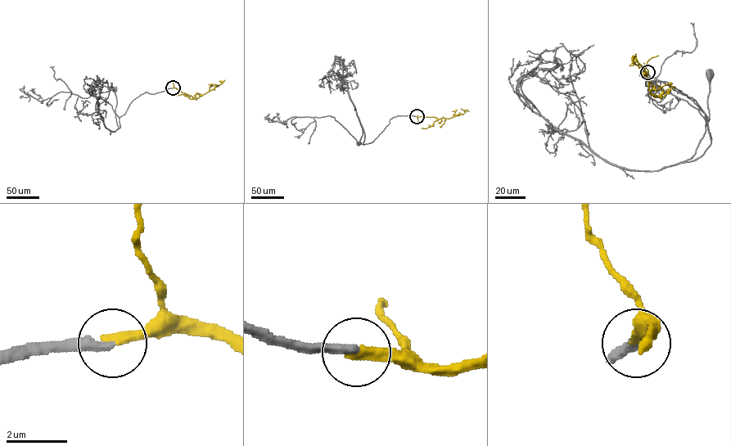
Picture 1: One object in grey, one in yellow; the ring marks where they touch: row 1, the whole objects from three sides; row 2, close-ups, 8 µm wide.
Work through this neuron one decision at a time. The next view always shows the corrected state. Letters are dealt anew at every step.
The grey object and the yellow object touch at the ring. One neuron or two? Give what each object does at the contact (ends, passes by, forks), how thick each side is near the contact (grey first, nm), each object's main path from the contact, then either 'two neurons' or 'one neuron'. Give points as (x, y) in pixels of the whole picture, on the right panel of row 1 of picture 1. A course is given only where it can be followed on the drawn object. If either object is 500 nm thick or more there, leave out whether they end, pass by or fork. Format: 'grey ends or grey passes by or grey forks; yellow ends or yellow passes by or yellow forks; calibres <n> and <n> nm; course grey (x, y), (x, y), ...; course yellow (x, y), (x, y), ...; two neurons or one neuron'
grey ends; yellow ends; calibres 280 and 320 nm; course grey (647, 72), (645, 85), (680, 90), (706, 119), (711, 144), (673, 165), (703, 137), (710, 74); course yellow (647, 72), (648, 88), (653, 95), (650, 93), (652, 84), (645, 69), (636, 61), (629, 65); one neuron

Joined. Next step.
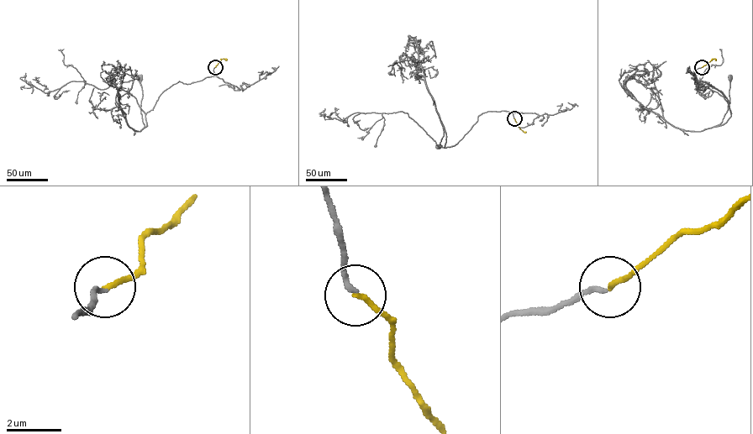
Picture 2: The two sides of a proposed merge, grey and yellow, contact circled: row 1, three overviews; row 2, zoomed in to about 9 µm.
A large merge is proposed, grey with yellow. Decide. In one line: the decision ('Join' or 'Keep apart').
Join

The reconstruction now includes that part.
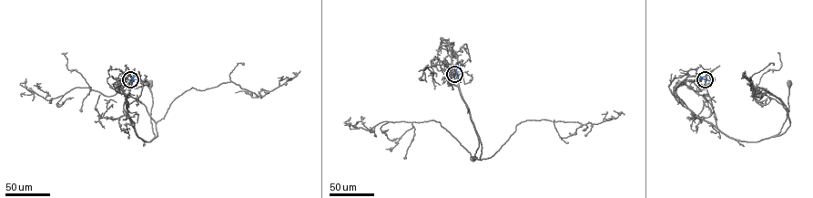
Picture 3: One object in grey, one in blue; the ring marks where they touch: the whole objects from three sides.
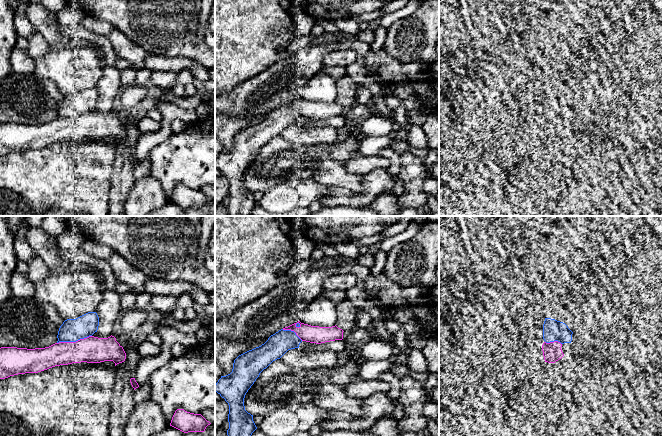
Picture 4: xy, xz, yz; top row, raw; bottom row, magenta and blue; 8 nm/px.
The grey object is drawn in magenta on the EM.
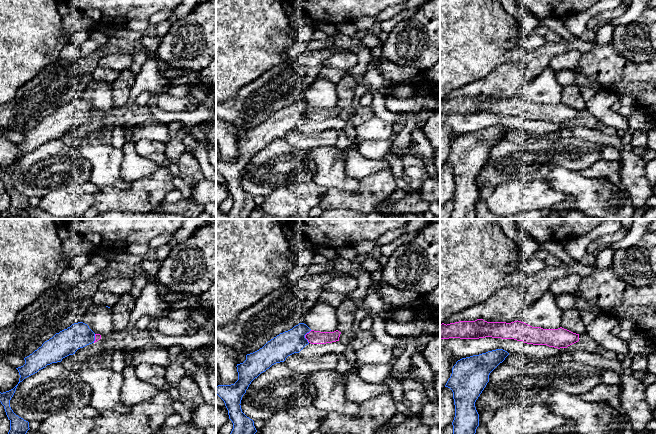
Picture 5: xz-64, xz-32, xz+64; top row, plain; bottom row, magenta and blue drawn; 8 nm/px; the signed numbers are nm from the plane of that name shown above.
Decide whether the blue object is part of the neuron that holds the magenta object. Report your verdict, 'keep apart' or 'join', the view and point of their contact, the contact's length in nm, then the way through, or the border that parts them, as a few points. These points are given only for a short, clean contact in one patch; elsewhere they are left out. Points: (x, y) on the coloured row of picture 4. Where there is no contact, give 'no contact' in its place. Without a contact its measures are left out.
keep apart; contact xy (74, 342); length 280 nm

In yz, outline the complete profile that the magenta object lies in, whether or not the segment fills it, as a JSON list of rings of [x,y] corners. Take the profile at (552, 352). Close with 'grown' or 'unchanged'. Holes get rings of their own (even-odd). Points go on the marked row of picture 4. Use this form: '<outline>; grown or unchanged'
[[[558,341],[550,343],[544,342],[542,345],[542,351],[545,362],[555,363],[561,359],[564,356],[561,347],[562,344]]]; unchanged

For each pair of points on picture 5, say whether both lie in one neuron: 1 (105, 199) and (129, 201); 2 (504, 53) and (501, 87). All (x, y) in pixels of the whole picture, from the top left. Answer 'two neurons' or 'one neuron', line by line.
1: one neuron
2: two neurons

